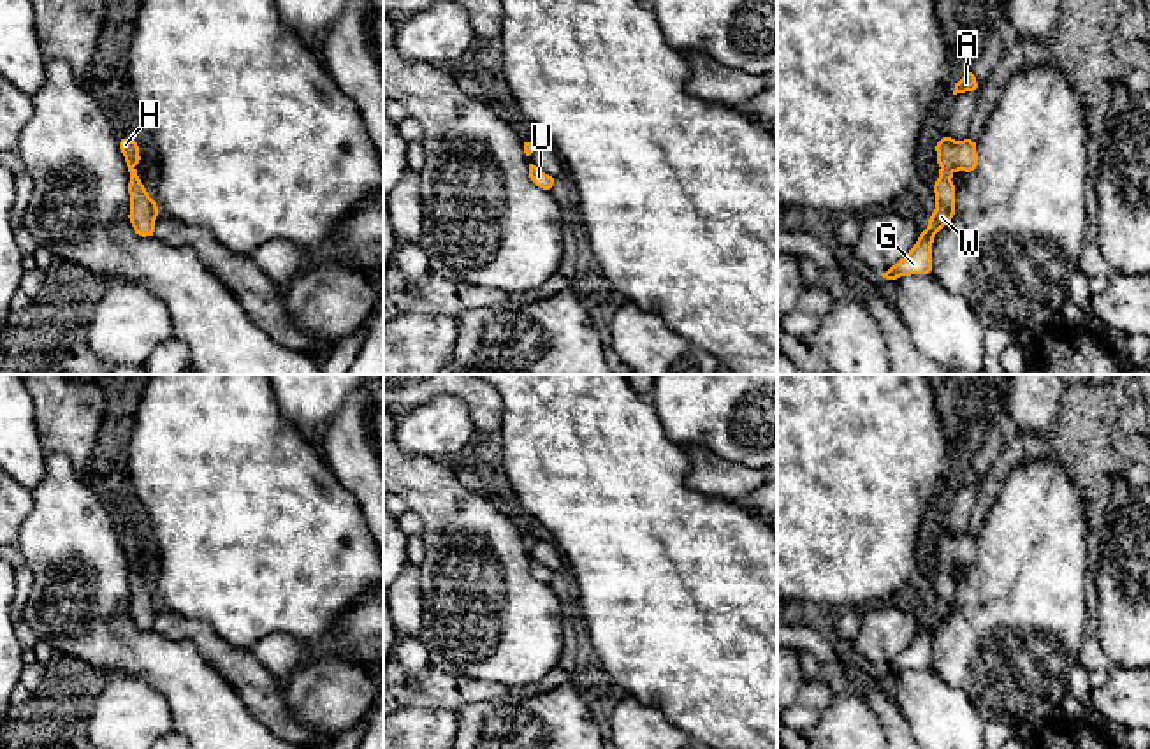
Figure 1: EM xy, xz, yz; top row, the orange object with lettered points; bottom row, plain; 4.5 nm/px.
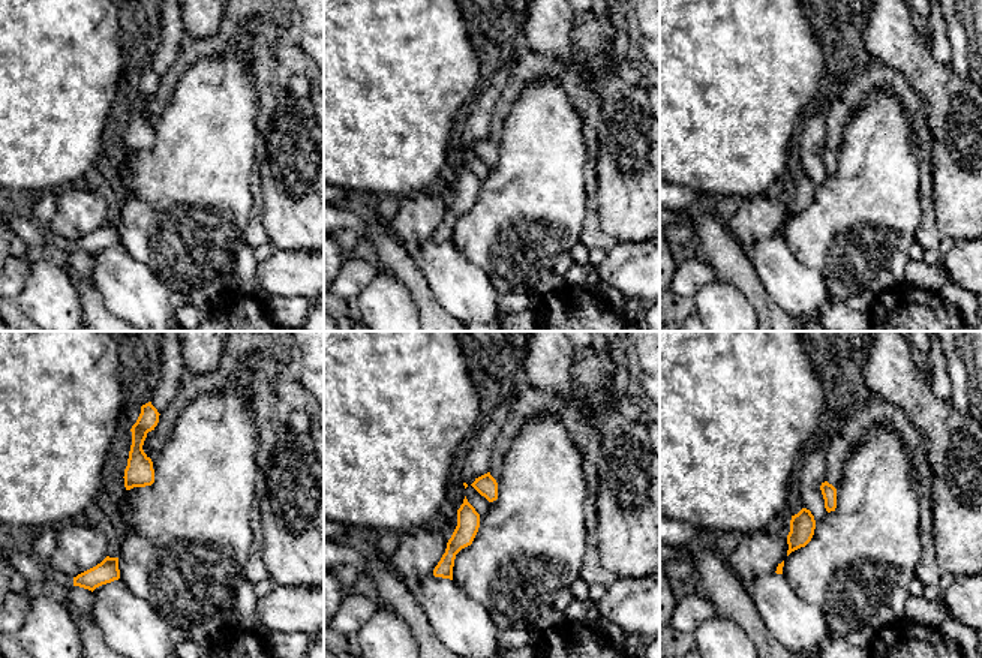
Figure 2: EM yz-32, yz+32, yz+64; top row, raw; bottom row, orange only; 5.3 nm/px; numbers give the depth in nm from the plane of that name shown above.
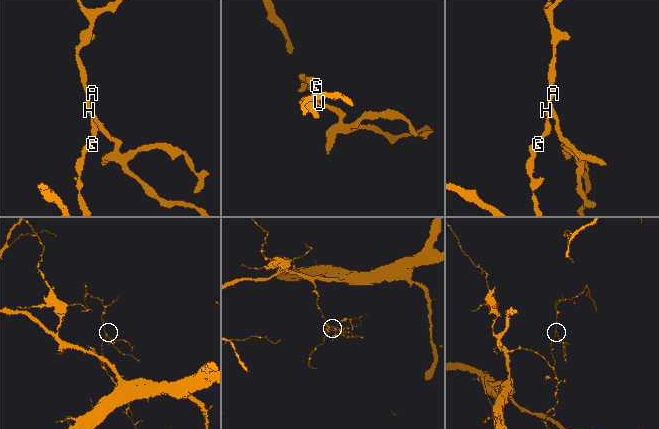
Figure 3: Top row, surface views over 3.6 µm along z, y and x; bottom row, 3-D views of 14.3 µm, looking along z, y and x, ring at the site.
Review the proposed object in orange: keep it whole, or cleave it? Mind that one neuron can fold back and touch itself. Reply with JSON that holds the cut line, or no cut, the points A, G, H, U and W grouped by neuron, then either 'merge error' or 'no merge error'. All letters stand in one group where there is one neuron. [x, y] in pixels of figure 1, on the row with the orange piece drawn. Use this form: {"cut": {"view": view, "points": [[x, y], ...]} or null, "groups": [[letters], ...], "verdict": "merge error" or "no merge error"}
{"cut": null, "groups": [["A", "G", "H", "U", "W"]], "verdict": "no merge error"}

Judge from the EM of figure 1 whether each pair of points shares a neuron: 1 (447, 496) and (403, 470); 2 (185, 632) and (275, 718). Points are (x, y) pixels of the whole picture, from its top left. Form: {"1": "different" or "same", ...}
{"1": "same", "2": "same"}

